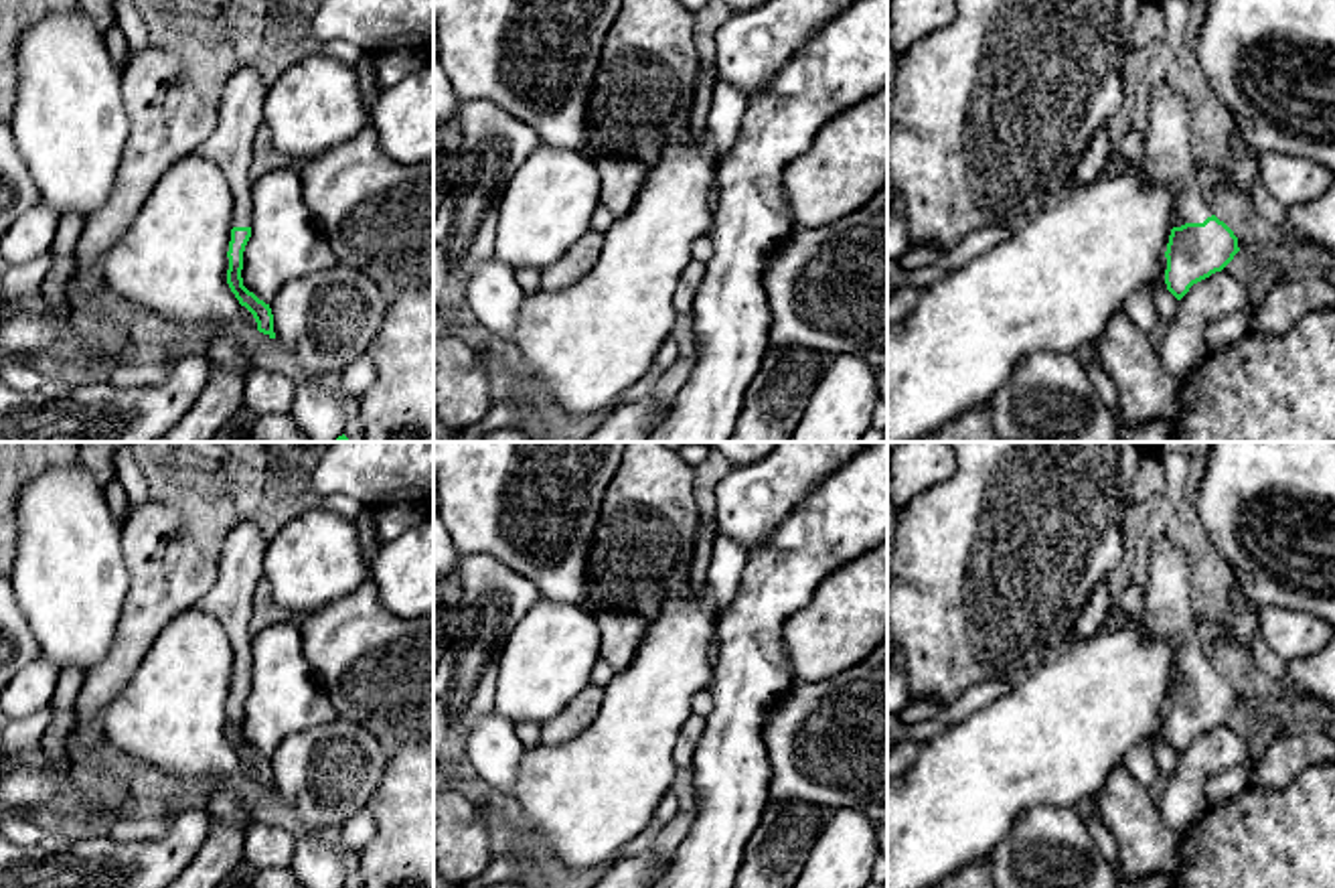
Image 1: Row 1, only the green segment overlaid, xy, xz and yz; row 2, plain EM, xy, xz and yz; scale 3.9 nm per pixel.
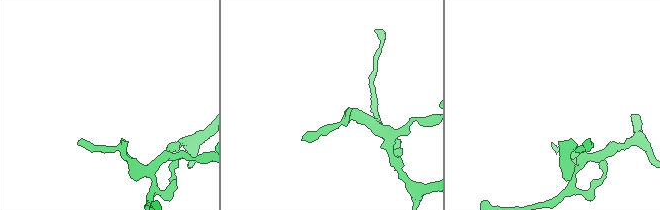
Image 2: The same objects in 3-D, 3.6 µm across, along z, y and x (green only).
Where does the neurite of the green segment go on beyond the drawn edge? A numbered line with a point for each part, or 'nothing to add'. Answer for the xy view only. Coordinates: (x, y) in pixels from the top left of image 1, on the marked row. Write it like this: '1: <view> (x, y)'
1: xy (229, 146)

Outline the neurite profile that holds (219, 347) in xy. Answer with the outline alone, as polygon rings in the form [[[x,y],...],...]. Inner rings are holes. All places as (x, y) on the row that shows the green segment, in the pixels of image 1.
[[[213,324],[199,332],[199,349],[211,361],[211,365],[245,375],[251,369],[239,341]]]

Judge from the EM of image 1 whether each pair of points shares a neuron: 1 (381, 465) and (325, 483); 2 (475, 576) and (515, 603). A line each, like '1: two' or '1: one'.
1: one
2: one

